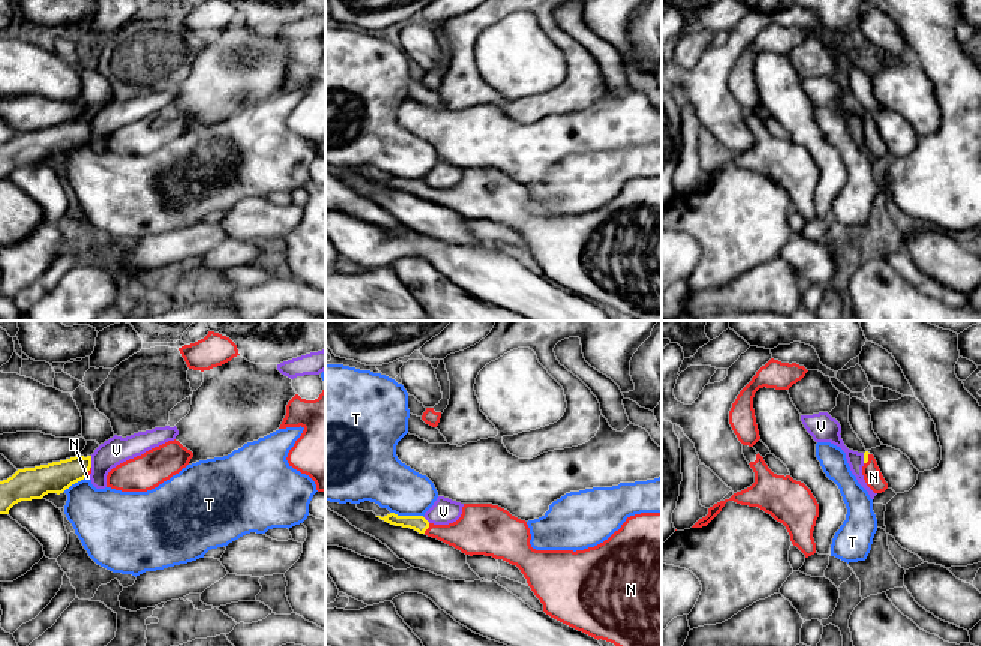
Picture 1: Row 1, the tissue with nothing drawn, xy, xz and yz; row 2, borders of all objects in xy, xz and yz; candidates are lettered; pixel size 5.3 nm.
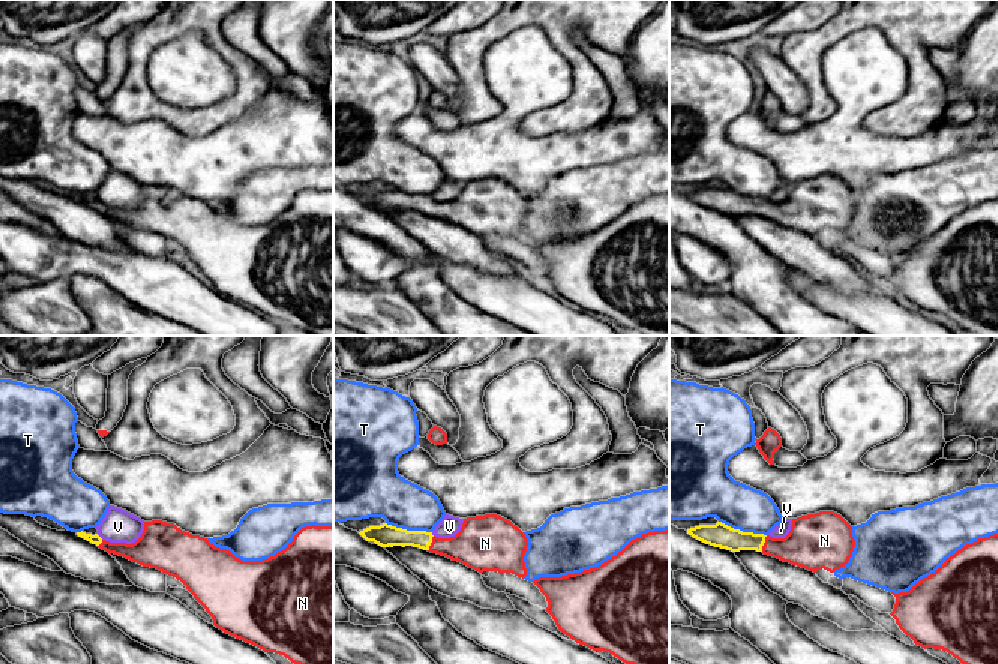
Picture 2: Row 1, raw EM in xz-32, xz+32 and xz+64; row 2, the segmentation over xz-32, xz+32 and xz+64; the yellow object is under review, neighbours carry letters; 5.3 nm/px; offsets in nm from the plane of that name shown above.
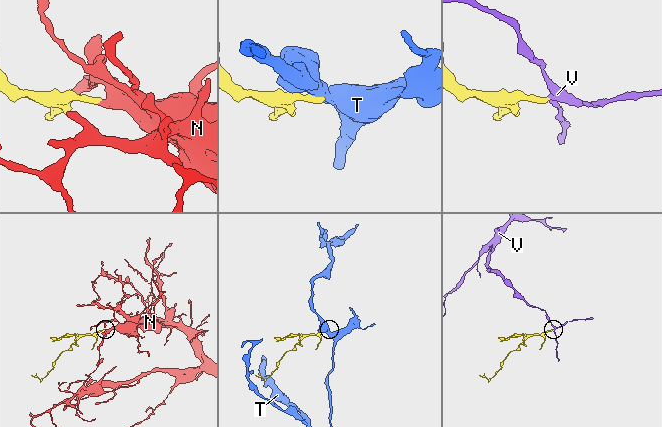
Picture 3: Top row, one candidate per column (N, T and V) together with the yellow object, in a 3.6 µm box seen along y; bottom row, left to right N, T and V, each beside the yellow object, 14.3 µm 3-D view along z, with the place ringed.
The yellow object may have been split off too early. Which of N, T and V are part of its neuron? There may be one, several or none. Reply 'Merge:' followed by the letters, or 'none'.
Merge: N

